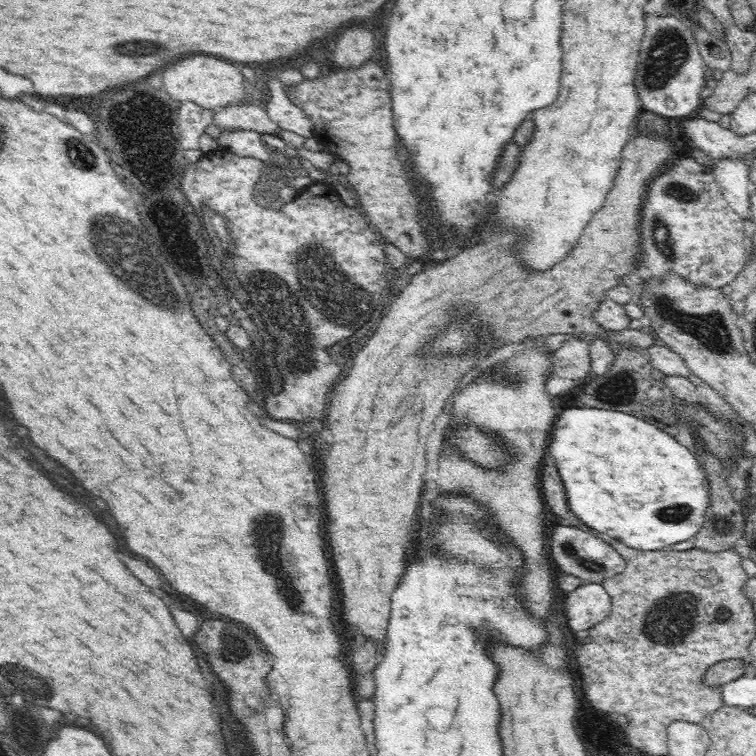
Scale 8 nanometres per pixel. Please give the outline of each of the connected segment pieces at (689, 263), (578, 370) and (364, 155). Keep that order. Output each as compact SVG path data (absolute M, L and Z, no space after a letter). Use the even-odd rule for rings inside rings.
M692 157L674 161L648 184L648 200L641 212L642 248L648 256L650 272L656 276L676 272L685 282L699 286L730 284L748 260L742 219L720 192L710 165L700 165ZM656 220L666 224L664 242L656 238Z
M566 340L562 346L554 351L557 364L554 367L555 374L562 379L580 380L591 373L591 356L589 355L589 343L583 340Z
M364 62L360 68L336 68L334 72L331 68L330 74L305 78L300 84L286 85L284 92L288 100L311 119L313 136L324 146L324 150L348 164L350 173L347 178L353 186L352 190L357 192L360 209L372 226L376 226L378 232L386 236L386 240L403 252L406 258L422 260L426 256L438 256L442 250L438 250L438 245L424 236L425 228L412 226L420 224L420 214L416 216L416 192L412 192L412 180L408 180L408 172L404 172L404 156L400 156L400 148L396 148L396 132L392 132L392 104L388 104L388 76L384 76L384 66L380 62Z

